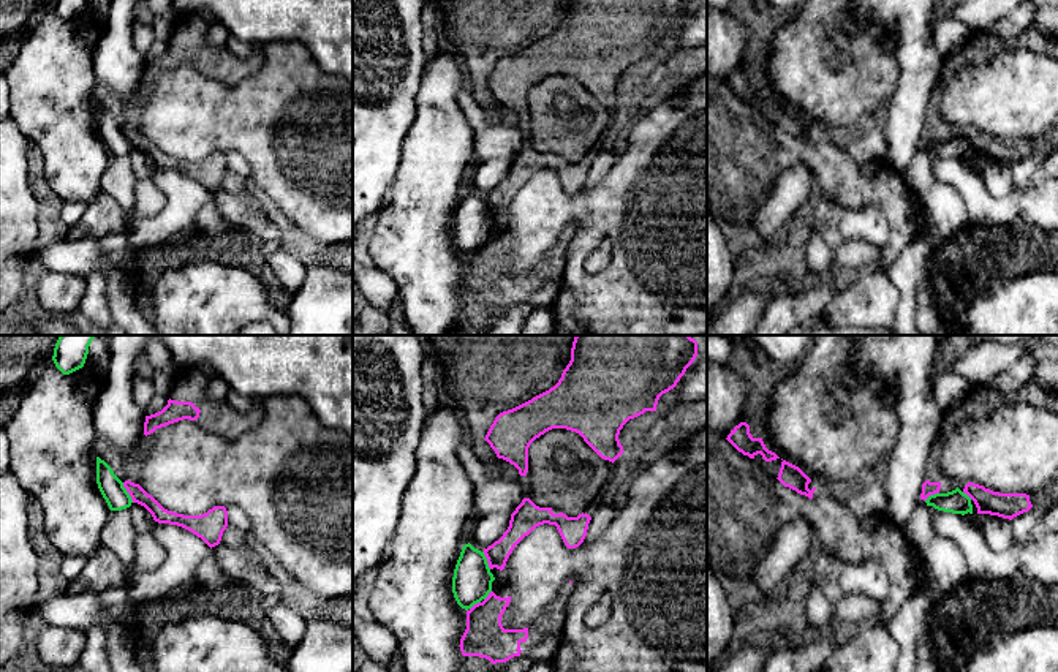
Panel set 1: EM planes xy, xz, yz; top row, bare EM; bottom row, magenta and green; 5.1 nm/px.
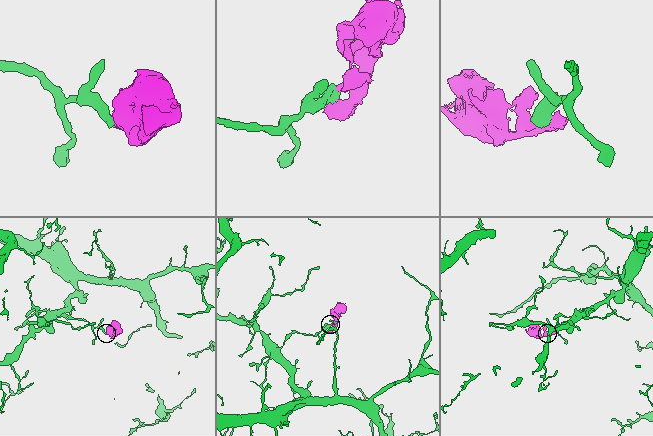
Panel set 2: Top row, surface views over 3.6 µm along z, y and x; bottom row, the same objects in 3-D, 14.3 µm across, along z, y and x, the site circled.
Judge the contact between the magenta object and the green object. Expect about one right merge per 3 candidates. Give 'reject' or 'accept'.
reject

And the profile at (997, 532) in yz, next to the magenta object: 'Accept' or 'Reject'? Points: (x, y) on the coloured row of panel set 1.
Reject

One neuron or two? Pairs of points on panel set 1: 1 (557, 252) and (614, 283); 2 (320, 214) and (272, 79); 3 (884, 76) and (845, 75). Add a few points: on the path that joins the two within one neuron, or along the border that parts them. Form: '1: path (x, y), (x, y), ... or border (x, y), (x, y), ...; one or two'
1: border (571, 230), (566, 268), (562, 275); two
2: path (287, 181), (268, 147), (264, 127), (272, 113); one
3: path (875, 75), (854, 75); one

